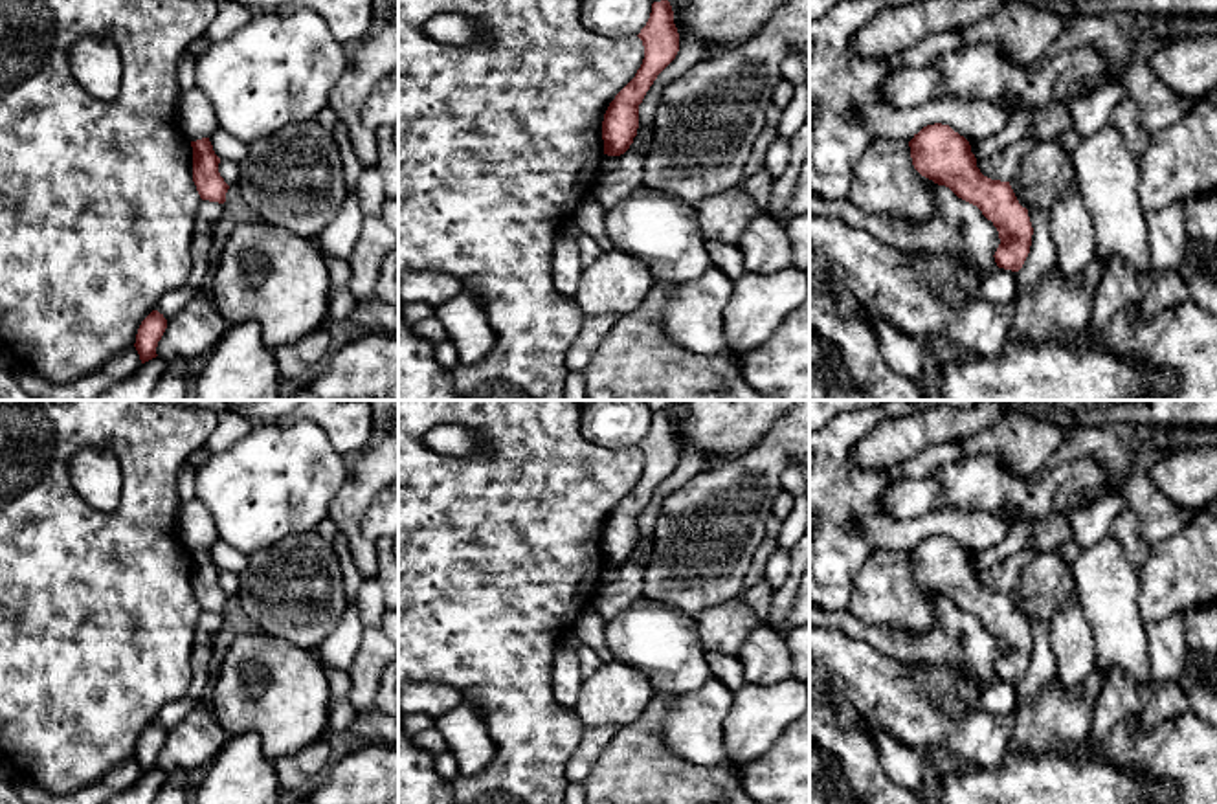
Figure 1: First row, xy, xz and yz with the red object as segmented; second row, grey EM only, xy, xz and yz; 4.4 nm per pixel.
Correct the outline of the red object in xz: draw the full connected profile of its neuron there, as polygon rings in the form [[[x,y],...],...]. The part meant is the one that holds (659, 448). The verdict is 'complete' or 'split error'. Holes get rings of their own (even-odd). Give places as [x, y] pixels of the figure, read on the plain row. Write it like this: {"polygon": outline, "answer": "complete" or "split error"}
{"polygon": [[[668,411],[653,413],[646,437],[637,446],[644,470],[635,488],[609,514],[602,532],[604,565],[624,565],[639,540],[639,516],[657,486],[675,470],[679,444]]], "answer": "complete"}

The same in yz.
{"polygon": [[[949,536],[923,538],[909,558],[912,576],[921,587],[949,598],[993,633],[1000,650],[993,666],[997,677],[1019,683],[1030,664],[1033,639],[1010,593],[984,587],[969,553]]], "answer": "complete"}

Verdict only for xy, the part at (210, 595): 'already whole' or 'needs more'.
already whole

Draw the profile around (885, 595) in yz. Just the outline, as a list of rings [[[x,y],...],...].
[[[874,553],[859,576],[848,611],[865,624],[920,633],[934,628],[934,593],[921,587],[903,553]]]

